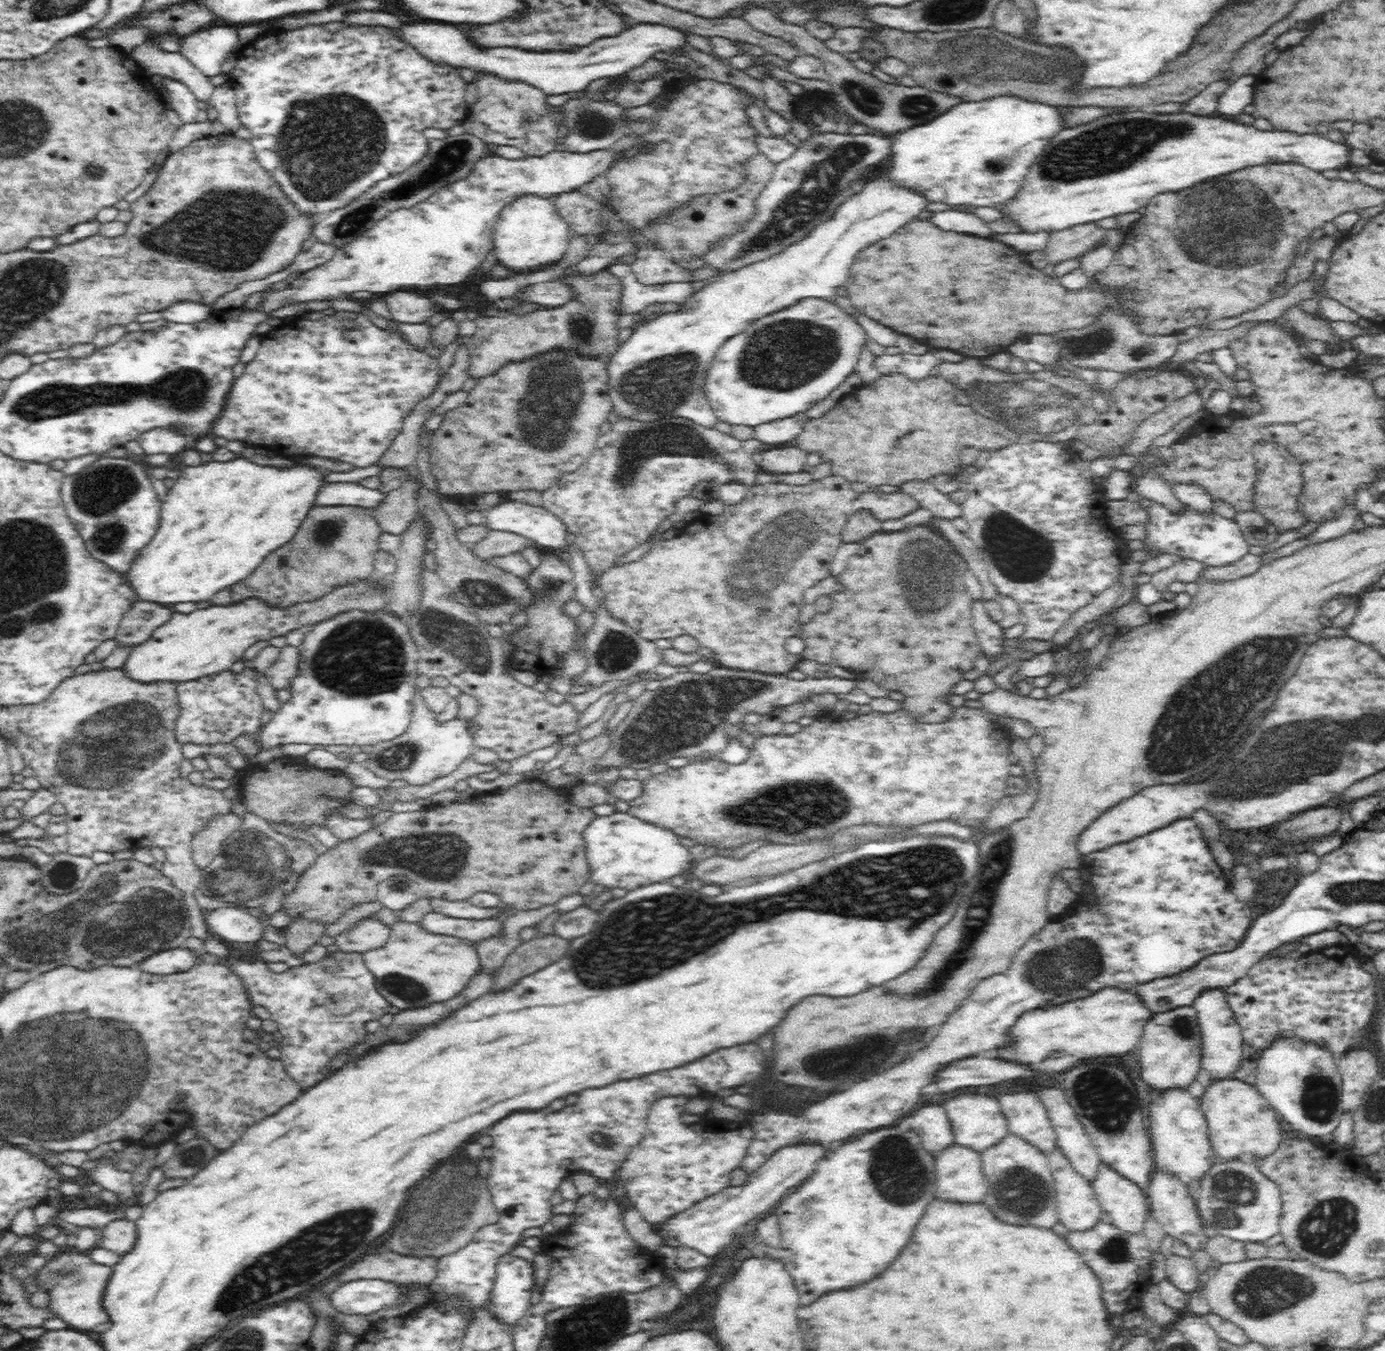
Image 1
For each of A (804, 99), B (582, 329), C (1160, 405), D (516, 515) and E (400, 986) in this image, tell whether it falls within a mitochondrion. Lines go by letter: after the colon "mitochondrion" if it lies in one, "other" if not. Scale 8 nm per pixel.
A: other
B: mitochondrion
C: other
D: other
E: mitochondrion

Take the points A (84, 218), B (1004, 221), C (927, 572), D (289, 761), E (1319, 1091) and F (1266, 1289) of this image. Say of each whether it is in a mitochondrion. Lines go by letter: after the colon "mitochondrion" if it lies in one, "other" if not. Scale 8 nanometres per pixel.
A: other
B: other
C: mitochondrion
D: other
E: mitochondrion
F: mitochondrion

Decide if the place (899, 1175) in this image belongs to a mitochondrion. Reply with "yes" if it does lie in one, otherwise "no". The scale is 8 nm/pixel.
yes

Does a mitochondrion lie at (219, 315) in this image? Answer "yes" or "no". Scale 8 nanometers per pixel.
no

